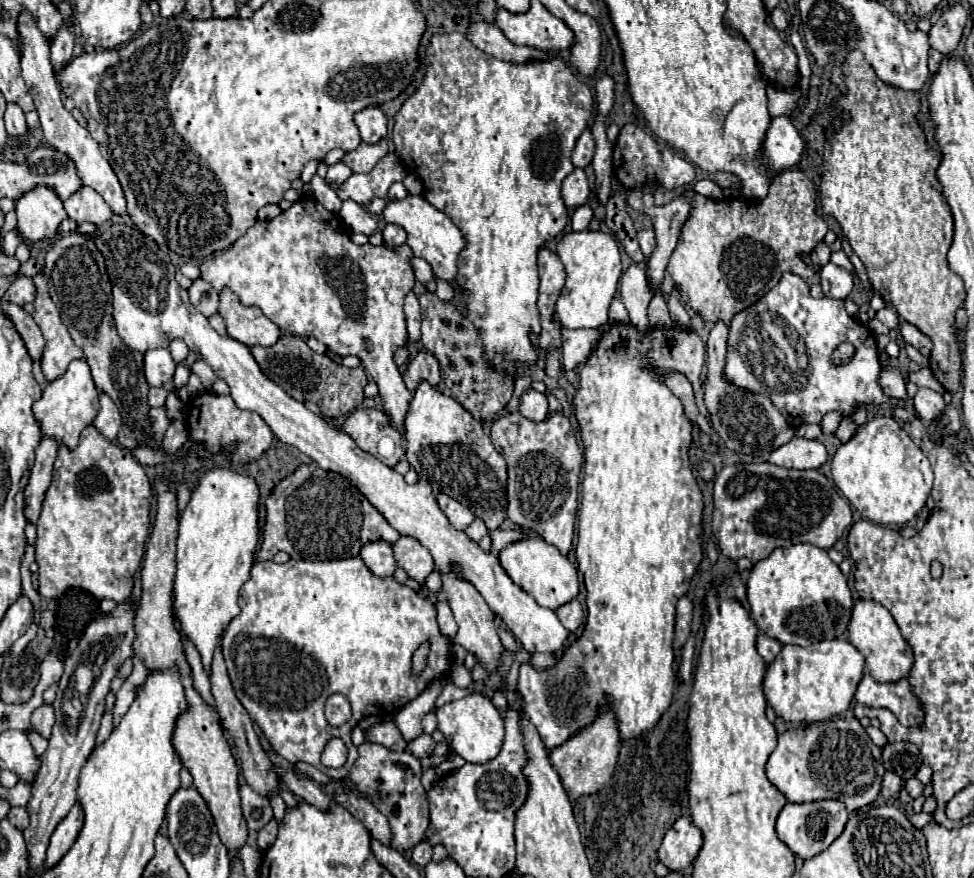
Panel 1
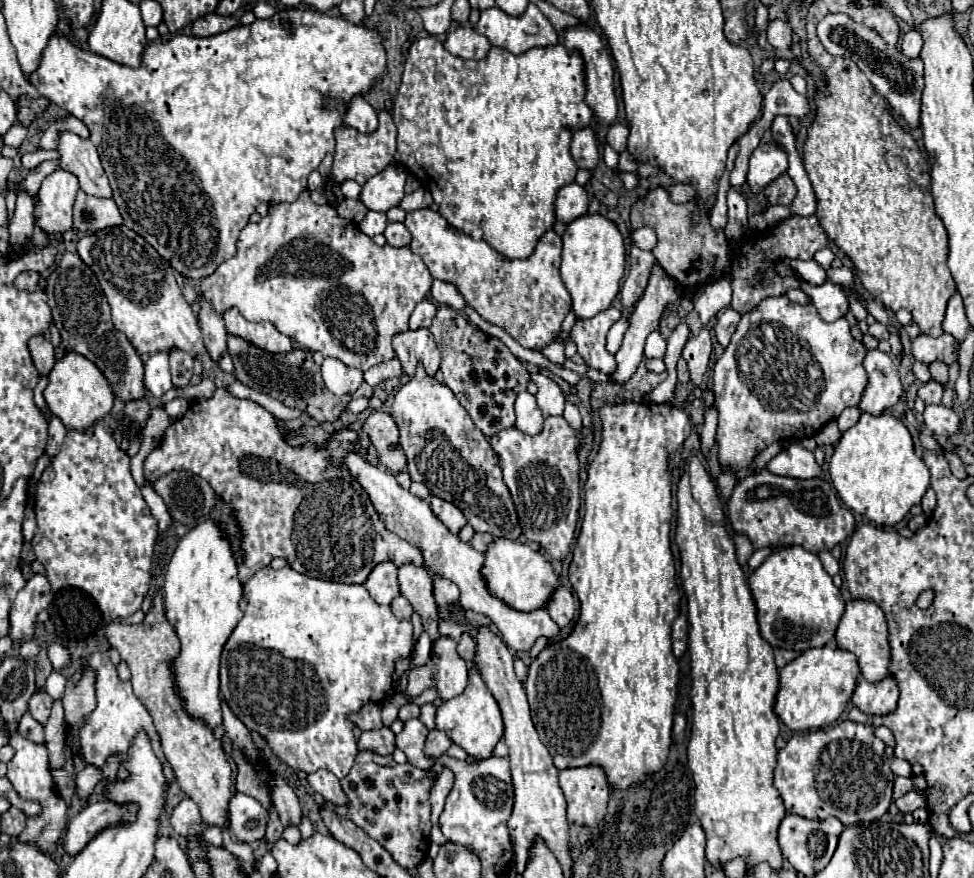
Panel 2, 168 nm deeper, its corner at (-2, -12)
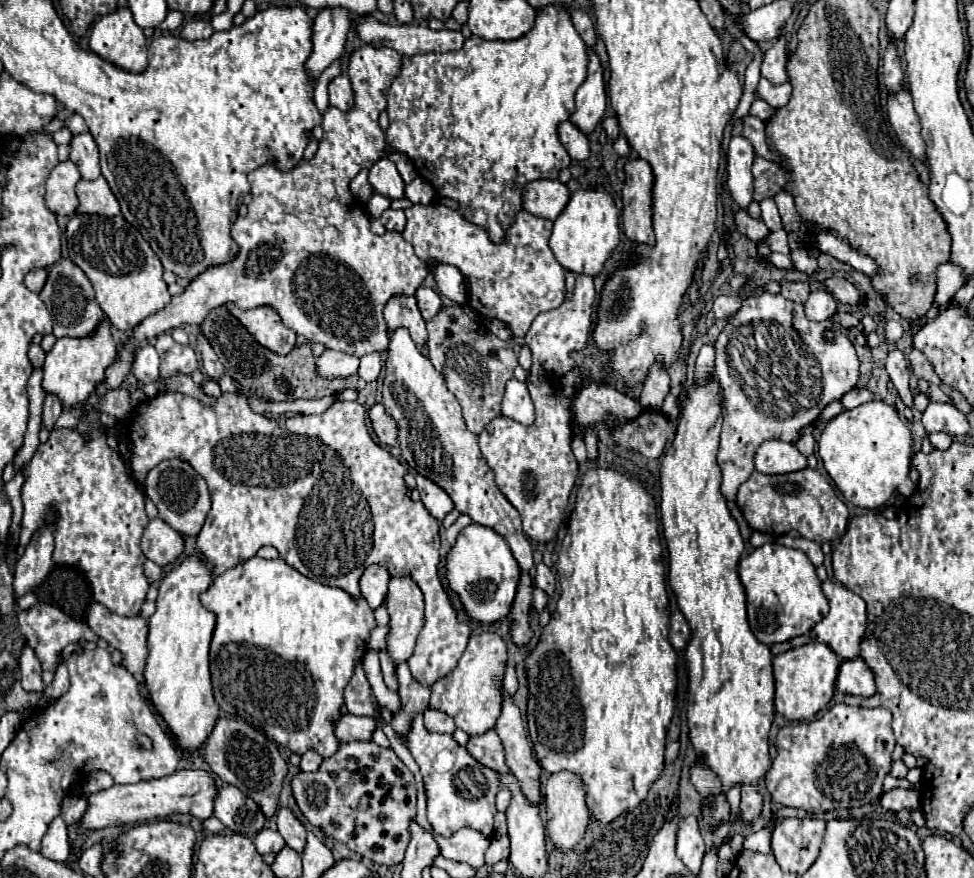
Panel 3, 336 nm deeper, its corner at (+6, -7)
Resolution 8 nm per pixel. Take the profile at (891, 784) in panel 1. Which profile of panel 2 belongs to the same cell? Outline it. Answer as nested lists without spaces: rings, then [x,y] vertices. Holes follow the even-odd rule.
[[[896,776],[894,780],[894,800],[902,798],[906,792],[910,792],[914,786],[912,786],[912,780],[910,778],[902,778],[902,776]]]

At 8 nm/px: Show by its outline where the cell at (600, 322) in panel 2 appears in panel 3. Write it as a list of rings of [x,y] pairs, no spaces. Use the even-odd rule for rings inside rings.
[[[582,273],[576,277],[572,299],[564,301],[558,309],[540,313],[532,321],[532,327],[526,333],[526,345],[532,351],[532,367],[528,369],[526,385],[536,407],[536,419],[526,427],[500,415],[478,435],[482,455],[496,473],[496,485],[518,509],[524,533],[534,543],[546,543],[556,537],[570,491],[578,477],[578,461],[572,455],[570,443],[574,435],[572,401],[582,389],[582,373],[570,353],[588,347],[594,303],[596,293],[592,277]]]

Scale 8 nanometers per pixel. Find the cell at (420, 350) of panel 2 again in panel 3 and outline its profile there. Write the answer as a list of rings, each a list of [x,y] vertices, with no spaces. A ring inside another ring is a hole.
[[[416,295],[390,297],[390,301],[384,307],[384,319],[390,329],[396,329],[398,325],[406,327],[418,347],[426,343],[426,323],[416,305]]]

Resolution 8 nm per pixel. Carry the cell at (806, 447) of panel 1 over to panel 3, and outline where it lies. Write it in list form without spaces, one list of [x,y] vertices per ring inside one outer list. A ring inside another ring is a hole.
[[[770,439],[758,447],[754,455],[754,467],[766,475],[784,475],[806,469],[806,457],[796,449],[796,445]]]

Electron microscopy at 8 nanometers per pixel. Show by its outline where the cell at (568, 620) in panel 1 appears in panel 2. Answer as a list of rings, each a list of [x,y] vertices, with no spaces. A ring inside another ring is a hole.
[[[560,586],[554,592],[554,598],[546,604],[546,610],[550,612],[550,618],[560,626],[560,628],[568,628],[574,622],[576,616],[576,600],[574,594],[568,586]]]

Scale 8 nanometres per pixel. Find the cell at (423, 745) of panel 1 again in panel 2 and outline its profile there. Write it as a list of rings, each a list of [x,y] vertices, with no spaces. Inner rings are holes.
[[[432,730],[426,738],[426,744],[424,744],[424,754],[428,758],[440,758],[446,754],[446,750],[452,746],[450,738],[446,734],[442,734],[440,730]]]

